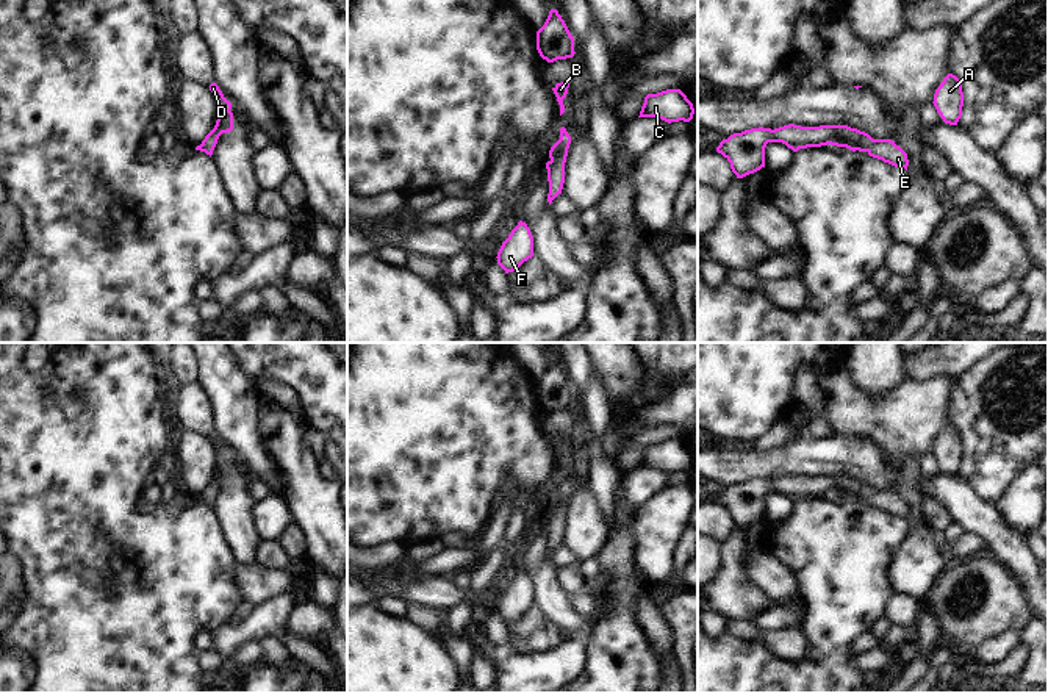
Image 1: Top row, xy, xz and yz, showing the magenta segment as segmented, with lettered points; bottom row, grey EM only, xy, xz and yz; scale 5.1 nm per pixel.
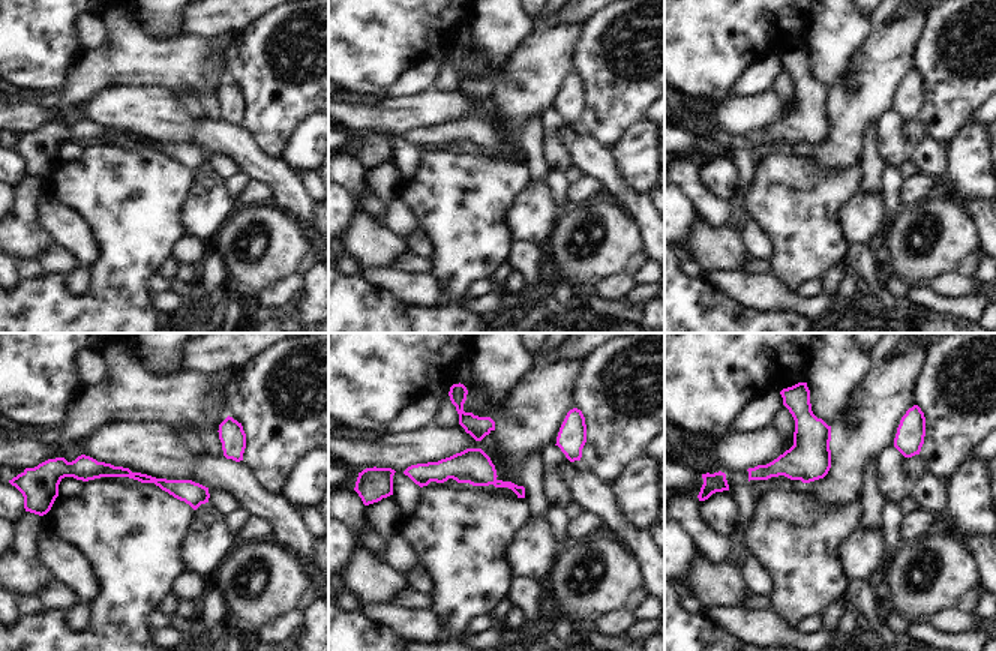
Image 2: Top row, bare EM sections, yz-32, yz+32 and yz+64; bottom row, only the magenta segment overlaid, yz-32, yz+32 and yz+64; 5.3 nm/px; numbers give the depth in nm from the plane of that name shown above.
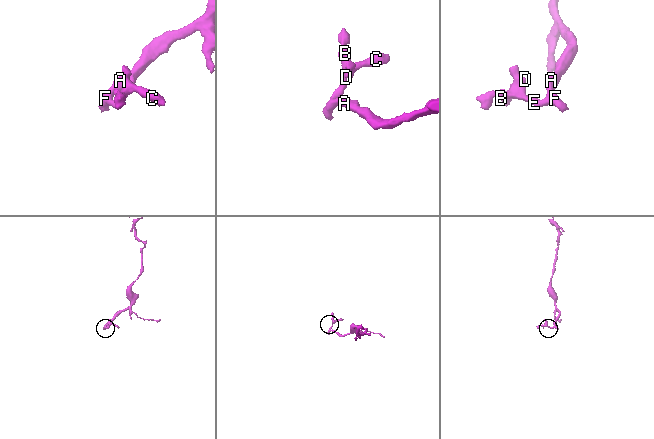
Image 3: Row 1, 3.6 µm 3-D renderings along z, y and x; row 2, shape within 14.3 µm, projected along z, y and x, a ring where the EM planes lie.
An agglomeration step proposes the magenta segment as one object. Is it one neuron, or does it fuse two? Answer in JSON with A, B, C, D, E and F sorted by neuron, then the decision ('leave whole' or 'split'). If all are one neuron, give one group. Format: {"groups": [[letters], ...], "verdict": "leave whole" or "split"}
{"groups": [["A", "B", "C", "D", "E", "F"]], "verdict": "leave whole"}

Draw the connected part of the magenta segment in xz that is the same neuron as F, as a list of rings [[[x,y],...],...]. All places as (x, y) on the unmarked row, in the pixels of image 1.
[[[519,571],[497,602],[497,615],[505,624],[516,621],[533,607],[533,587],[526,573]]]

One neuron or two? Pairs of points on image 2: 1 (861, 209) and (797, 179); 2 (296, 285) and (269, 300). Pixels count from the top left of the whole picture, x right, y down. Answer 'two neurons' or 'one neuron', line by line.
1: two neurons
2: one neuron

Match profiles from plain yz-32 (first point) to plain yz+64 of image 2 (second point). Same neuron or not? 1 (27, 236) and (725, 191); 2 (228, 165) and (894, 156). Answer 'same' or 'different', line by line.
1: different
2: same

